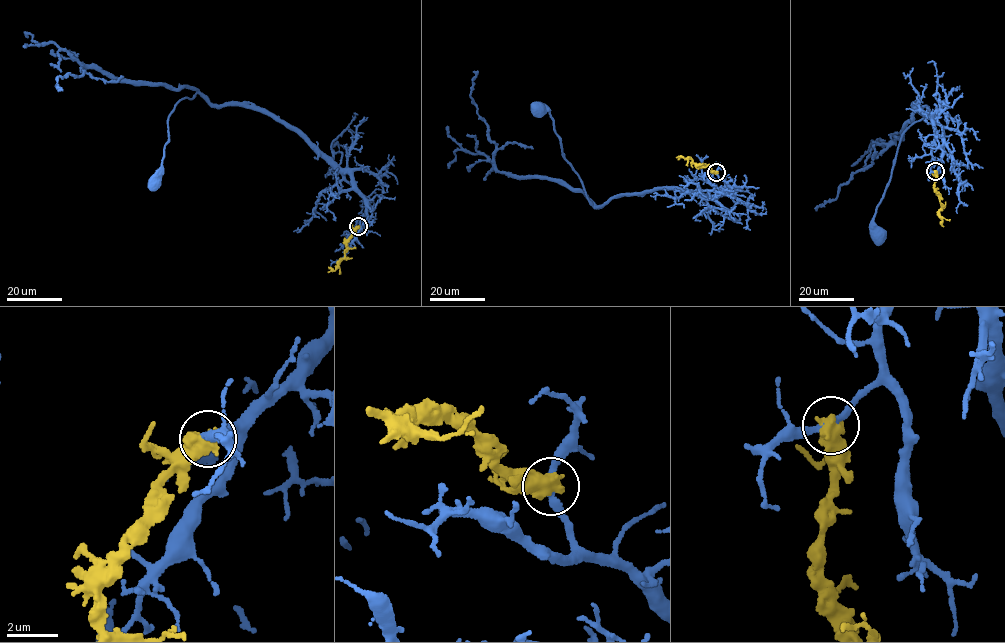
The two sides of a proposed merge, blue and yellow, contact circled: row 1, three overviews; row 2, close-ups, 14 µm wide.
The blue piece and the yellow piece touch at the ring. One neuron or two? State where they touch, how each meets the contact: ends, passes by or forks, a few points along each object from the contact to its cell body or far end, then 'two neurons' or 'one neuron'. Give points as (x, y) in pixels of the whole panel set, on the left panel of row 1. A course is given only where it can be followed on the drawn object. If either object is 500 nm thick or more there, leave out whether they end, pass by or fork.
at (358, 226); blue runs (358, 226), (371, 208), (347, 173), (270, 116), (210, 104), (197, 93), (168, 117), (161, 173), (153, 182); yellow runs (358, 226), (349, 239), (344, 257), (338, 266), (334, 270), (328, 267); two neurons

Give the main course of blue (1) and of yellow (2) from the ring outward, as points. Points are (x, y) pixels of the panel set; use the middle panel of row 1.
1: (717, 172), (731, 193), (705, 197), (660, 188), (613, 196), (594, 207), (564, 158), (547, 108), (536, 110)
2: (717, 172), (688, 157), (678, 160)

